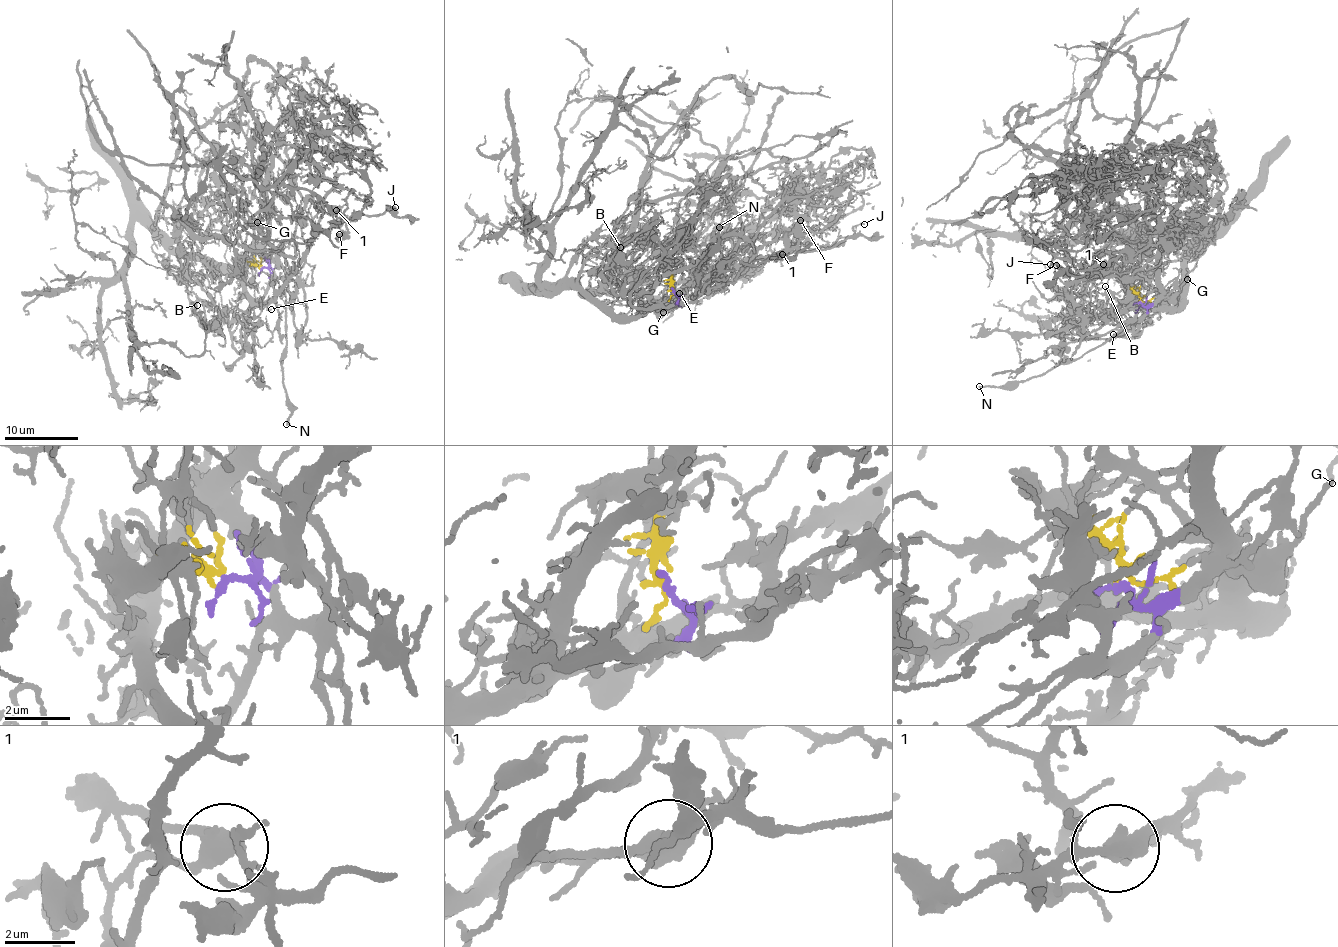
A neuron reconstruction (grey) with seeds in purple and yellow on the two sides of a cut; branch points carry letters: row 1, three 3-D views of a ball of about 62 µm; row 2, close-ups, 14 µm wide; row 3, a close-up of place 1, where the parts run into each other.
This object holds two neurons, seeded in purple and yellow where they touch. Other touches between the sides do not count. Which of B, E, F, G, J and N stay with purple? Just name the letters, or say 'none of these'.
B, E, F, G, J, N

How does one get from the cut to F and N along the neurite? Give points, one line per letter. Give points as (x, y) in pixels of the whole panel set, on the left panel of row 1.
F: (261, 269), (285, 275), (280, 244), (295, 233), (308, 201), (333, 206), (346, 222), (338, 235)
N: (261, 269), (269, 265), (280, 278), (286, 304), (287, 341), (279, 361), (285, 402), (291, 414), (287, 425)

